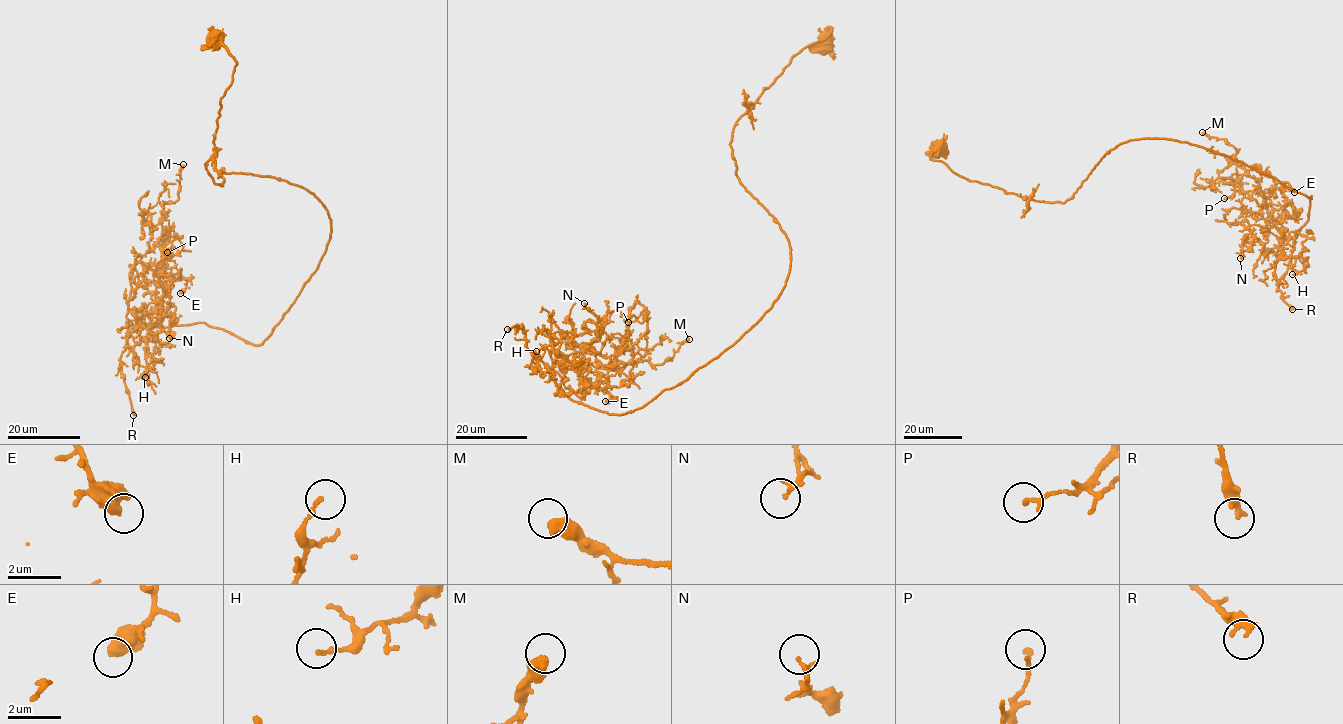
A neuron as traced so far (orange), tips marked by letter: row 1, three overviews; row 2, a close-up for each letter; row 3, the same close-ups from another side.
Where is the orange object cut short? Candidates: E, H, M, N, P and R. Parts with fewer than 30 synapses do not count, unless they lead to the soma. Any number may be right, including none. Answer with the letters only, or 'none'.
none

